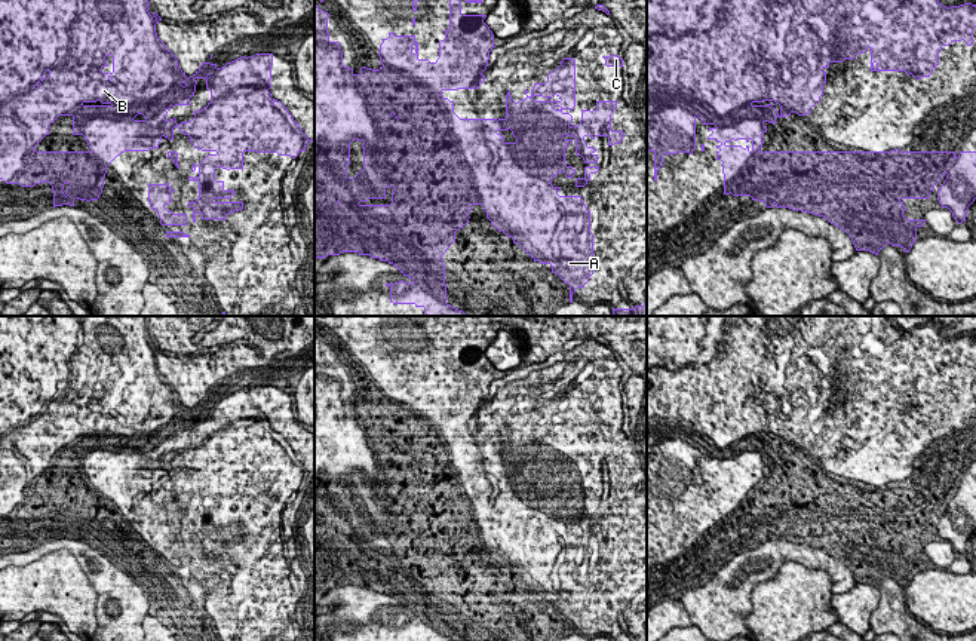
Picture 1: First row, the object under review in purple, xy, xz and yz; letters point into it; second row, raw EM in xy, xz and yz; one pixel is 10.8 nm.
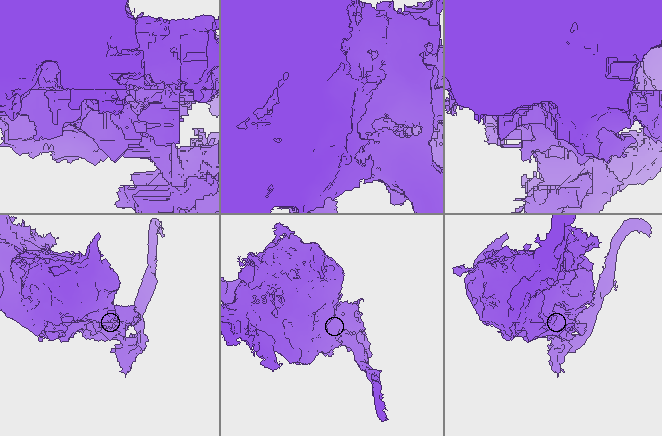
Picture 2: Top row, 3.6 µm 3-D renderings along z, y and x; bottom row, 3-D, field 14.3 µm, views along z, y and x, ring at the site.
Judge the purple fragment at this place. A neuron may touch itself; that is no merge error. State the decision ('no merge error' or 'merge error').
merge error

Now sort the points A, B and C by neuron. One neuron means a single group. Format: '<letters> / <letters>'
A C / B

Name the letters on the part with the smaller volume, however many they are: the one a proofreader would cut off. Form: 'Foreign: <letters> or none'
Foreign: A, C

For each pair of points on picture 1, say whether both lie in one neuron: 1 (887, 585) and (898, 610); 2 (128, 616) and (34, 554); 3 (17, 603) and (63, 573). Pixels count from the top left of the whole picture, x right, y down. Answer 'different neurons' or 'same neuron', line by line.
1: same neuron
2: same neuron
3: same neuron

